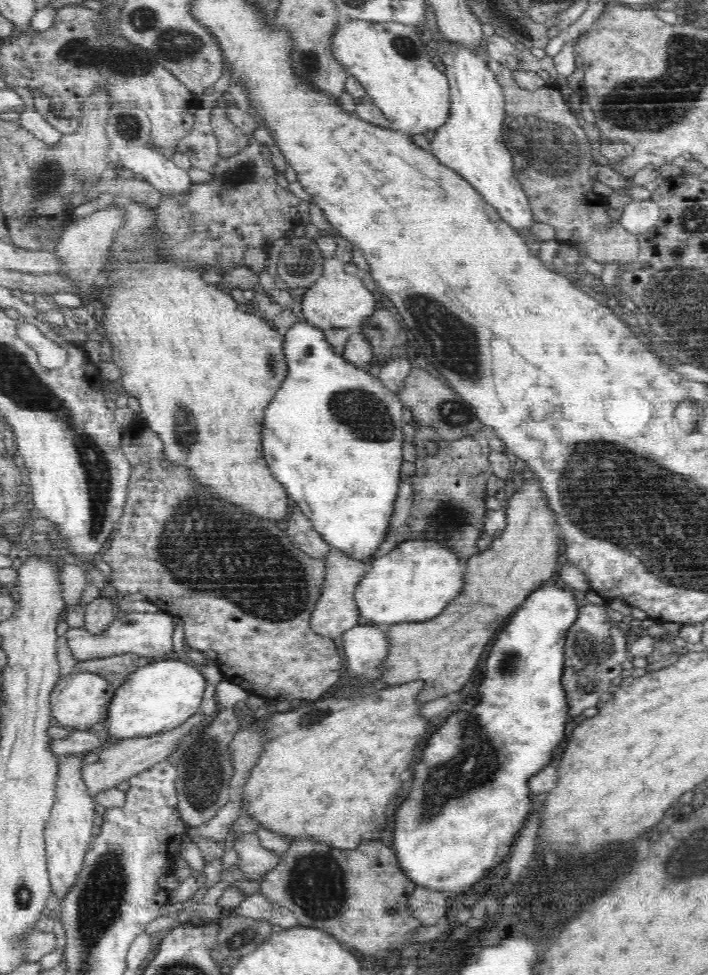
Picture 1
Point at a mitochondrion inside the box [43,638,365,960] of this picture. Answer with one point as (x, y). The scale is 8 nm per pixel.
(315, 883)

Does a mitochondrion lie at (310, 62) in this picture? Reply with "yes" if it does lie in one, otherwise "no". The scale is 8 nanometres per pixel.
yes

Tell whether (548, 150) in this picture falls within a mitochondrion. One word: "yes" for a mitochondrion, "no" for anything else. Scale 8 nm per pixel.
yes

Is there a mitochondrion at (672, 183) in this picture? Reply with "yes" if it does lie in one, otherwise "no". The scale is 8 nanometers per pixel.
no

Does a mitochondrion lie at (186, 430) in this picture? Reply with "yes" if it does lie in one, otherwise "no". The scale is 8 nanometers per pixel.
yes

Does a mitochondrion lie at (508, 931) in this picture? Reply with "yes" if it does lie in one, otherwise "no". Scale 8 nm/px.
no

